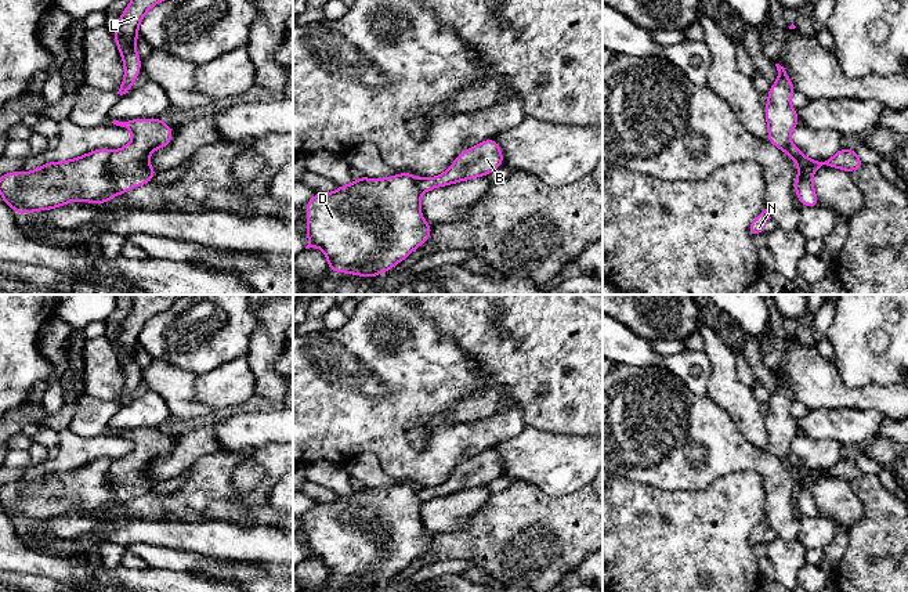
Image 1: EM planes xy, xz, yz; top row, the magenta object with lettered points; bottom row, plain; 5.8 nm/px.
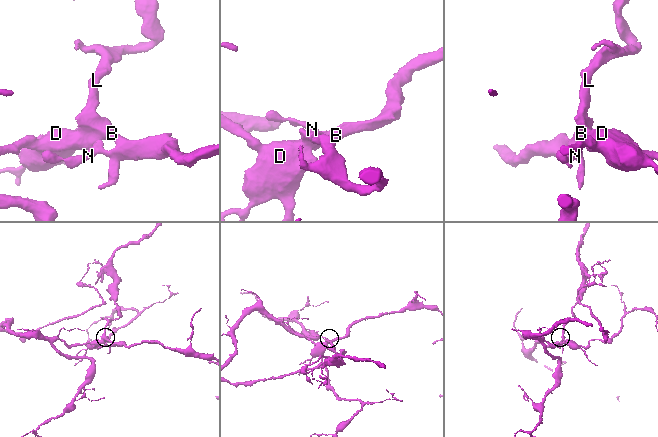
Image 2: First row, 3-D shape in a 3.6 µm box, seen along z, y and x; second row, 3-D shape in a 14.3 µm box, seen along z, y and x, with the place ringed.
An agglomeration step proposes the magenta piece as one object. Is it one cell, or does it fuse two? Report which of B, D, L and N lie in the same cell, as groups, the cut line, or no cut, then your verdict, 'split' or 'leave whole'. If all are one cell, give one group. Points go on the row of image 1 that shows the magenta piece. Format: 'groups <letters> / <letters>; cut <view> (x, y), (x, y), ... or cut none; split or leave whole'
groups B L N / D; cut xy (111, 152), (111, 177), (118, 191); split

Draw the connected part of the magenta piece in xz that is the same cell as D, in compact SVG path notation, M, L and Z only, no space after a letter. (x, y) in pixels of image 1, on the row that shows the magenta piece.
M398 173L387 178L365 178L340 185L330 194L316 192L307 202L307 235L310 248L321 248L329 270L373 278L390 271L417 246L427 242L433 225L424 221L420 210L420 178Z

